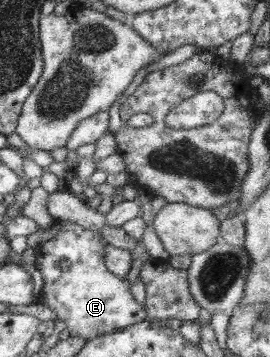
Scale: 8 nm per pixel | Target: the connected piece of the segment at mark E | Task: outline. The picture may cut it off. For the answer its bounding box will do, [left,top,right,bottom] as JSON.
[34,219,147,341]

